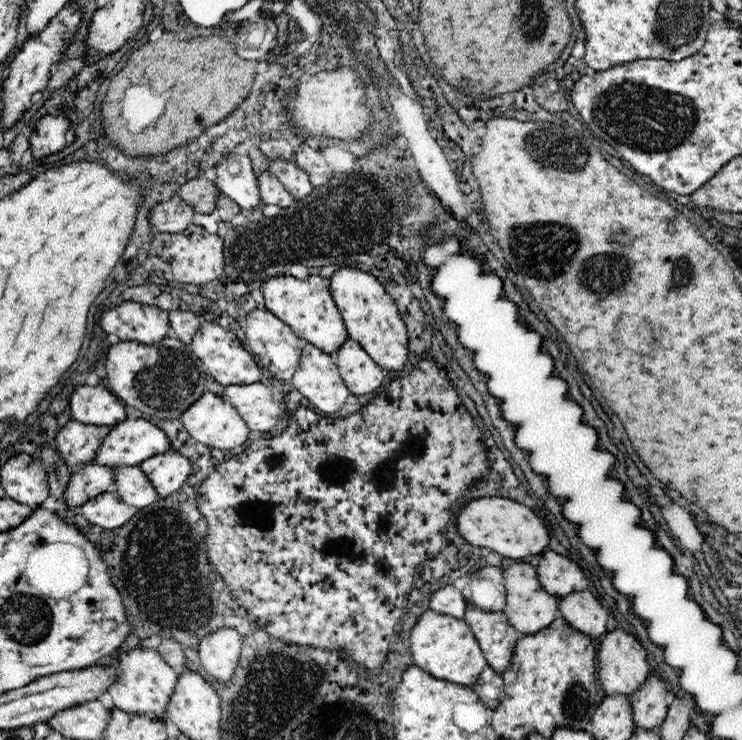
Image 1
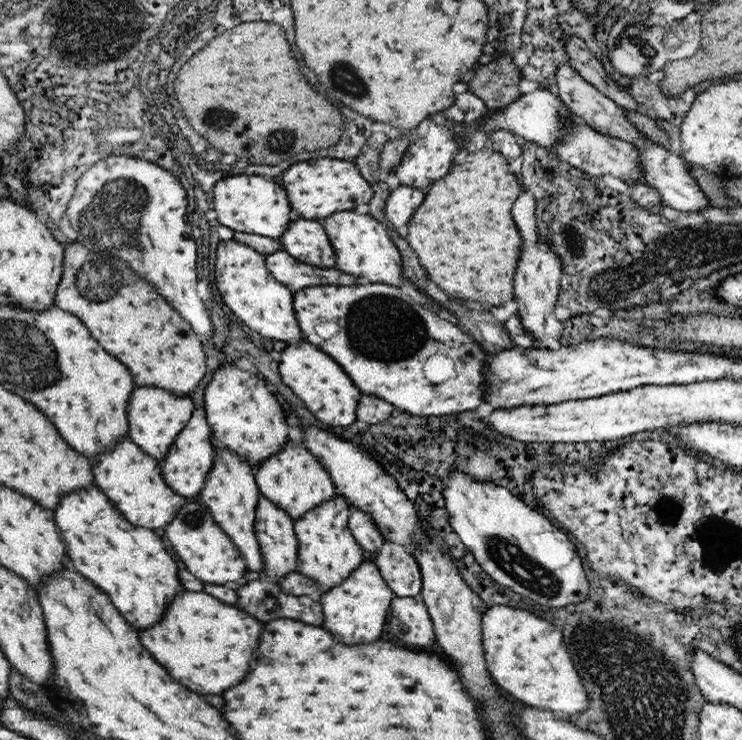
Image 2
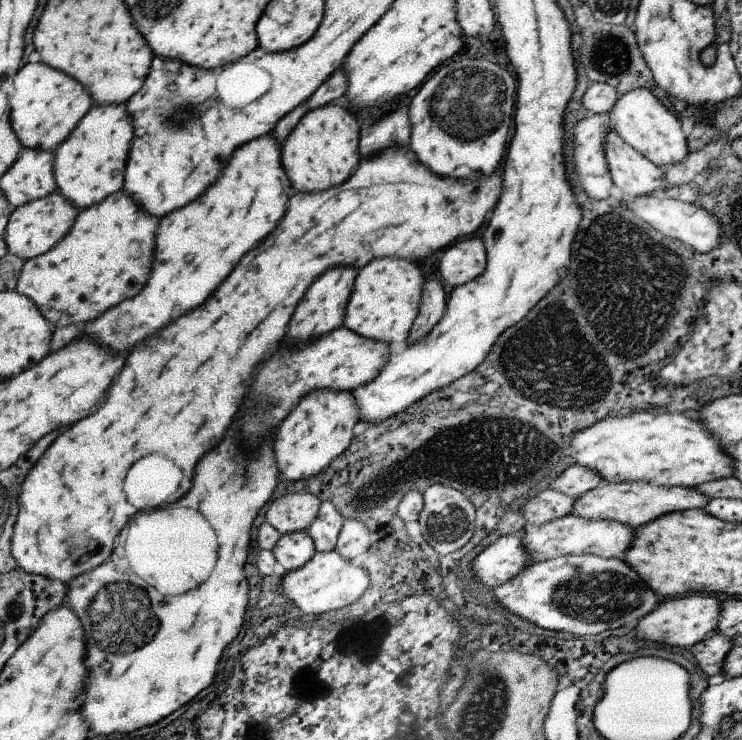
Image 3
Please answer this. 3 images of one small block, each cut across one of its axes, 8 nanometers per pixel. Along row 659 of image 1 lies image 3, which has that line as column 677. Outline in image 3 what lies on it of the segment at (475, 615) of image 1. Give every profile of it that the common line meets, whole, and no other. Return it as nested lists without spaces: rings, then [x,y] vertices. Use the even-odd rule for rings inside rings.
[[[621,482],[621,484],[601,484],[591,492],[579,496],[573,504],[573,516],[589,518],[589,520],[607,520],[607,522],[621,522],[631,528],[647,526],[649,522],[685,510],[703,510],[709,498],[699,492],[697,488],[683,488],[683,486],[657,486],[649,482]]]

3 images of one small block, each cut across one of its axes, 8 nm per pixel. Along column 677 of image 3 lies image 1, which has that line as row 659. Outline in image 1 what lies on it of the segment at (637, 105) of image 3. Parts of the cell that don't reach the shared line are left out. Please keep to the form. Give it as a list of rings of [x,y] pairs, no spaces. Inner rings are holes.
[[[132,650],[122,656],[120,660],[120,680],[114,682],[108,692],[112,696],[114,708],[120,712],[130,712],[132,716],[154,716],[154,720],[162,720],[168,724],[168,702],[174,694],[178,676],[166,664],[166,660],[160,656],[160,652],[154,650]]]

